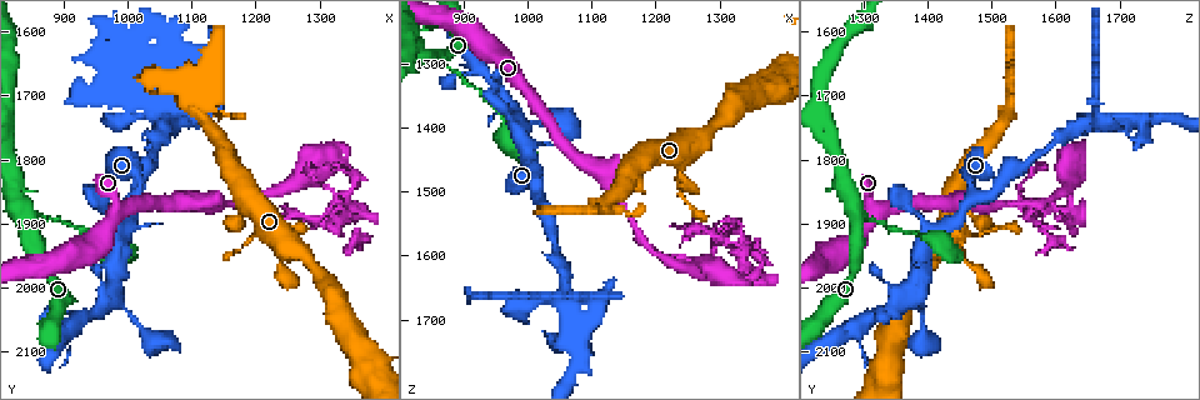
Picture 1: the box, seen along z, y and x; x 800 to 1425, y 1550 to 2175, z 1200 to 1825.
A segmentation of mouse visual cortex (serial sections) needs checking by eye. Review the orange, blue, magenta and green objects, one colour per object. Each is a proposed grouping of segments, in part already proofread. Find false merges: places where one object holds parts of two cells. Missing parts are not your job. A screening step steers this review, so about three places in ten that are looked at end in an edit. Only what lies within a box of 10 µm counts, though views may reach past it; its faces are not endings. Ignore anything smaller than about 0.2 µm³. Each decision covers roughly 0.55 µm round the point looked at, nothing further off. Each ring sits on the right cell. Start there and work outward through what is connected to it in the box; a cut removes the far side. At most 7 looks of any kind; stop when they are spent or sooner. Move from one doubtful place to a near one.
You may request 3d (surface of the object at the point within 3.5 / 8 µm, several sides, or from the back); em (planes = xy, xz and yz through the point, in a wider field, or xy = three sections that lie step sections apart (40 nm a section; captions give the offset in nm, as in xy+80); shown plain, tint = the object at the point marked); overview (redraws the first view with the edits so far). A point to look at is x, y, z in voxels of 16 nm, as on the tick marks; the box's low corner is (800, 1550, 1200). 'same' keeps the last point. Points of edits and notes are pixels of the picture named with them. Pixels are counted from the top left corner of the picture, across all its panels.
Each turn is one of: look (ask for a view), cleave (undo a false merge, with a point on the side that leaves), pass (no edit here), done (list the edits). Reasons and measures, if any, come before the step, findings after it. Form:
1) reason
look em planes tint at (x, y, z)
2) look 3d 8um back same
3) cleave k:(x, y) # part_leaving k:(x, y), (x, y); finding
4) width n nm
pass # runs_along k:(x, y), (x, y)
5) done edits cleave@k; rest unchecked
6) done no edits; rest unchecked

look 3d 3.5um at (840, 1890, 1290)

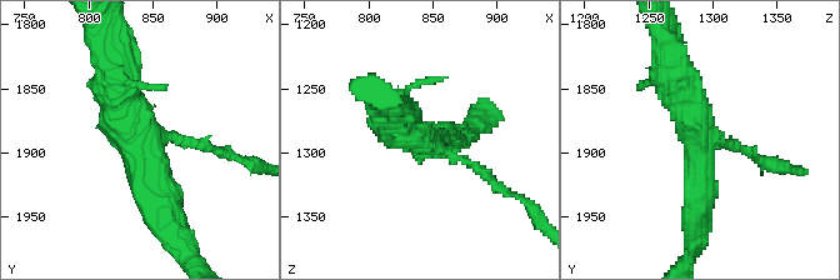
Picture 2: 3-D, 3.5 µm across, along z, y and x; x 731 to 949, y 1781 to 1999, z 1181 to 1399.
arms 3; arm_widths 100, 400, 450 nm; need the tissue
look em xy step 2 tint at (840, 1888, 1290)

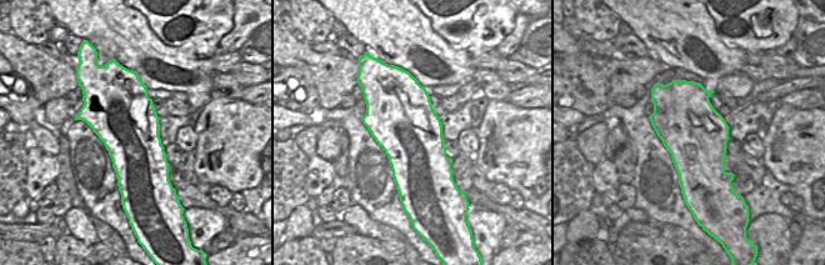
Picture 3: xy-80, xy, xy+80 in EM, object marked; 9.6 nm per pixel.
pass # runs_along 2:(163, 213), (114, 68); one cell here

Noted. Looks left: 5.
sudden change in width
look 3d 3.5um back at (1125, 1755, 1515)

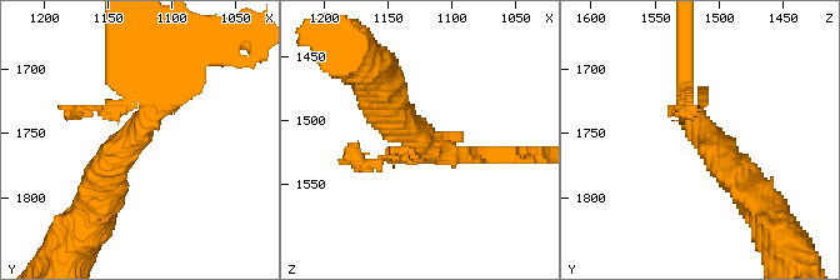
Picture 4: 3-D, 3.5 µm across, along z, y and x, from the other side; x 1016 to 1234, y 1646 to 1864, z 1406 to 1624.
cleave 4:(683, 56) # part_leaving 4:(685, 101), (685, 33); a second cell is stuck on

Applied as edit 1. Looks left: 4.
look overview

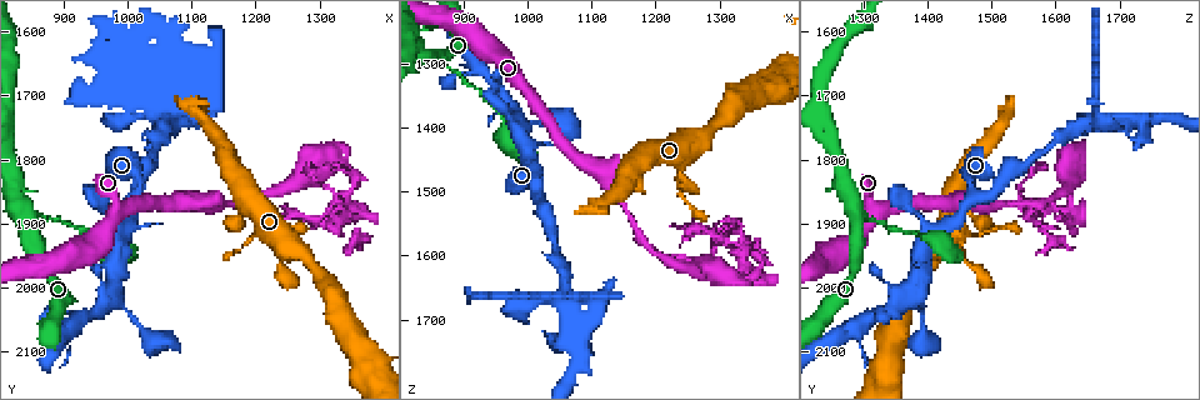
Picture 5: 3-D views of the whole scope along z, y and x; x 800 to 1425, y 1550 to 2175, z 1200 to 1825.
thick turns thin
look 3d 3.5um at (1060, 1735, 1655)

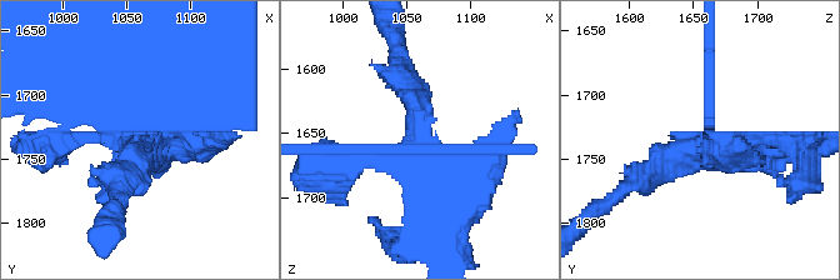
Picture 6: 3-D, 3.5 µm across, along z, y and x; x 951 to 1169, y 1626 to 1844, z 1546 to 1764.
cleave 6:(196, 128) # part_leaving 6:(124, 143), (58, 143), (58, 89); a second cell is stuck on

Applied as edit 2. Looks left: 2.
done edits cleave@4, cleave@6; rest unchecked

